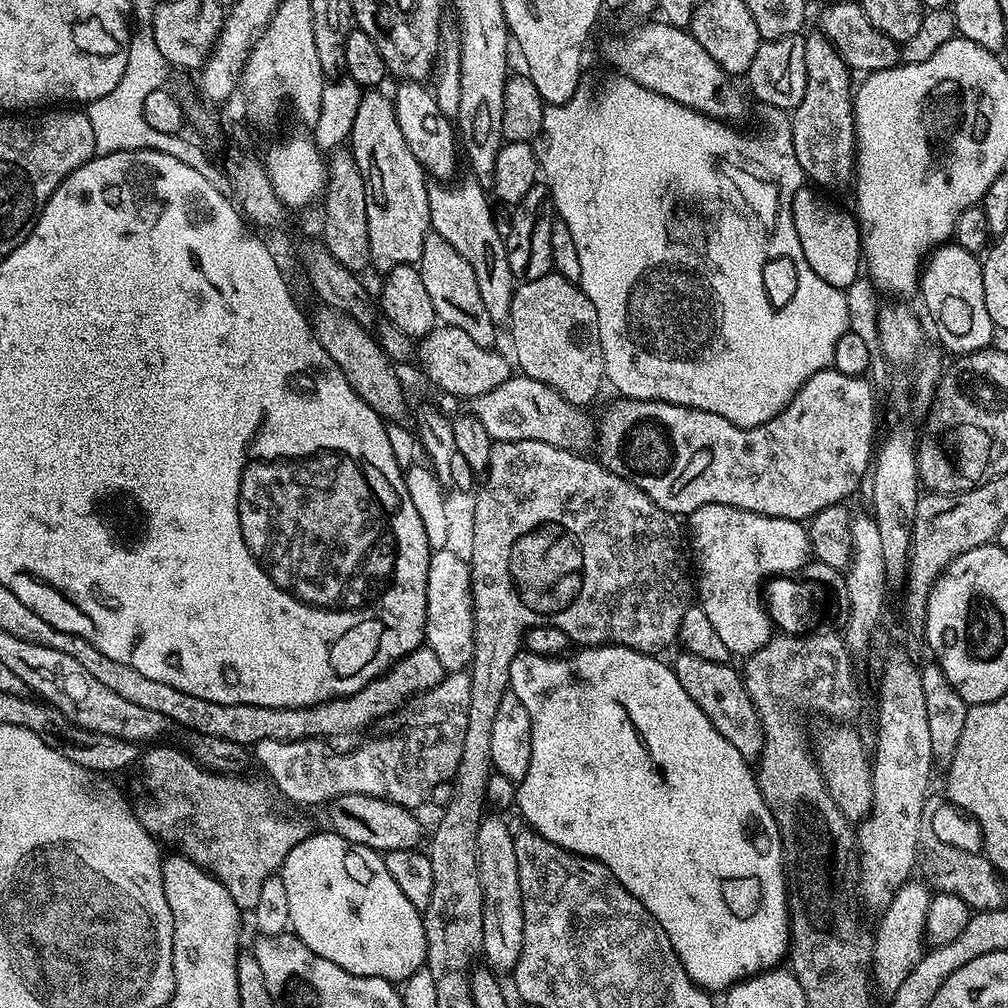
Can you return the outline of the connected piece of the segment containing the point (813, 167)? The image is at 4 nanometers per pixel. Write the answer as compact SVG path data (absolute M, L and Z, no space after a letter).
M823 33L808 34L804 45L806 46L807 86L802 102L790 114L792 149L809 181L814 180L815 182L812 182L815 185L840 186L853 179L855 169L855 119L853 118L852 85L850 86L852 72L845 60L838 55L836 48L825 39Z

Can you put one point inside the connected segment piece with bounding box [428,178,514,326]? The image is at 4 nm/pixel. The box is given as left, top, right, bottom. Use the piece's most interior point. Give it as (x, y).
(460, 213)

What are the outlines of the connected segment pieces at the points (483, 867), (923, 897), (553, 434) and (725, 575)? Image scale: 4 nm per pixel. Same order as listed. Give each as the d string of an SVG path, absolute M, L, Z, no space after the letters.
M485 815L480 821L478 830L478 862L480 863L480 881L482 882L482 894L484 895L484 947L483 959L487 967L503 974L504 971L515 969L518 958L522 954L522 942L524 941L524 915L522 914L522 886L518 882L518 858L516 857L516 841L513 829L508 829L508 824L503 820L503 815Z
M909 882L903 884L894 894L890 906L879 913L880 925L874 928L872 941L872 979L875 987L885 994L891 994L902 986L902 981L910 975L910 970L926 951L924 927L928 921L928 907L933 898L929 885Z
M513 374L508 377L502 386L490 390L486 394L475 397L474 415L478 421L479 427L484 429L485 437L493 442L518 442L521 440L537 440L553 444L555 448L566 448L569 450L588 450L584 448L593 447L594 441L598 436L598 428L587 416L583 407L571 404L558 390L546 386L546 382L538 382L534 378L523 374Z
M711 504L710 506L702 506L698 510L690 513L692 520L692 540L690 536L690 552L694 557L694 568L700 571L700 580L698 576L698 604L706 610L706 618L710 618L710 623L714 625L715 632L722 637L722 642L726 646L726 650L730 650L737 657L747 658L752 656L758 650L762 650L762 646L766 646L766 642L772 639L774 635L774 625L771 617L768 615L768 609L765 607L765 597L762 595L762 589L767 581L772 577L783 577L785 574L796 574L803 569L804 565L809 563L812 547L808 541L808 529L799 520L787 520L786 518L774 518L773 516L763 516L762 514L754 514L746 510L738 510L737 508L727 508L721 504Z

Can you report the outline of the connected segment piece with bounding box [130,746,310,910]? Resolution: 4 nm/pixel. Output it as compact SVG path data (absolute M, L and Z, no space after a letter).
M156 746L149 749L148 753L139 757L138 763L135 765L132 776L132 804L131 811L134 813L136 821L146 829L148 835L155 838L161 845L169 844L172 850L179 855L190 858L199 868L205 868L210 875L218 882L222 882L222 886L226 888L226 894L230 894L230 898L234 898L234 902L241 910L254 910L258 906L258 894L262 892L262 882L266 882L266 878L277 875L280 869L284 867L284 859L286 854L290 854L290 850L294 850L294 846L298 846L298 842L302 842L310 835L310 827L304 820L299 820L296 816L275 816L272 808L268 805L268 796L248 777L248 774L225 774L223 772L212 772L209 768L203 768L196 763L185 751L179 752L176 748L160 748L164 746Z

